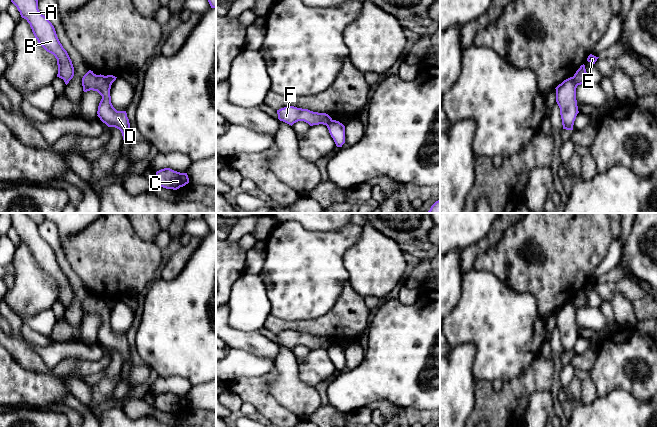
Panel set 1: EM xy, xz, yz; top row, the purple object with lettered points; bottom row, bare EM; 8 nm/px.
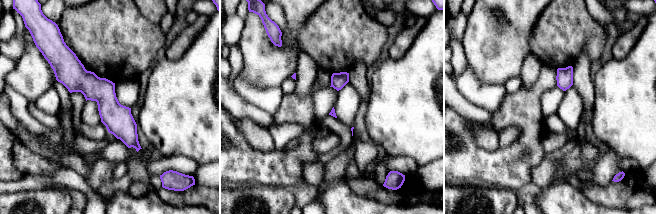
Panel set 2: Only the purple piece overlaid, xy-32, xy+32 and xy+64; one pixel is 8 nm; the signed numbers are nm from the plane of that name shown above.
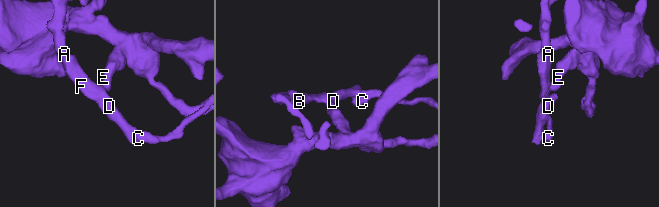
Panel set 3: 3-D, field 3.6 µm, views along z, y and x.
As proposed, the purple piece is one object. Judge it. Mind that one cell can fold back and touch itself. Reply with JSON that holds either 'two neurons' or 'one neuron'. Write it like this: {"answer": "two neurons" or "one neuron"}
{"answer": "two neurons"}

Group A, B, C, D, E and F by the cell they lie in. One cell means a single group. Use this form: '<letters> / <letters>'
A B C D F / E

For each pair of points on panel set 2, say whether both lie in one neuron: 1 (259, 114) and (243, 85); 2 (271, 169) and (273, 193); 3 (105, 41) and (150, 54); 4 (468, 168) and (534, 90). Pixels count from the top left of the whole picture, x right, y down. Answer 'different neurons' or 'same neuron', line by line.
1: different neurons
2: different neurons
3: same neuron
4: same neuron

